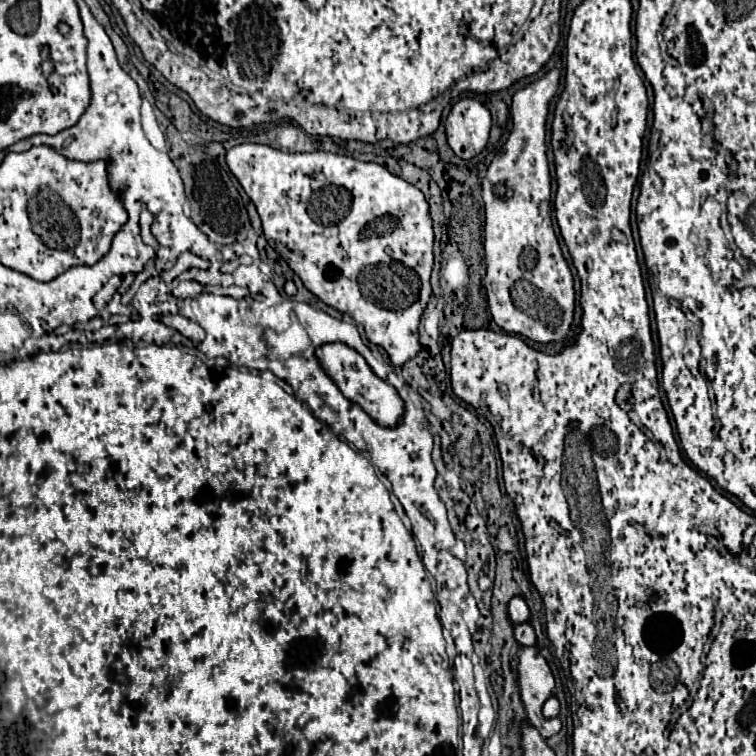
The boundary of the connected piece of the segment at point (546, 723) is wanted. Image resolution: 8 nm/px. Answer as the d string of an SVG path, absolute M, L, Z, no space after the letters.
M522 647L518 653L518 685L530 723L542 737L554 737L562 728L561 720L558 717L542 717L542 705L552 695L554 677L546 659L538 653L536 647Z

